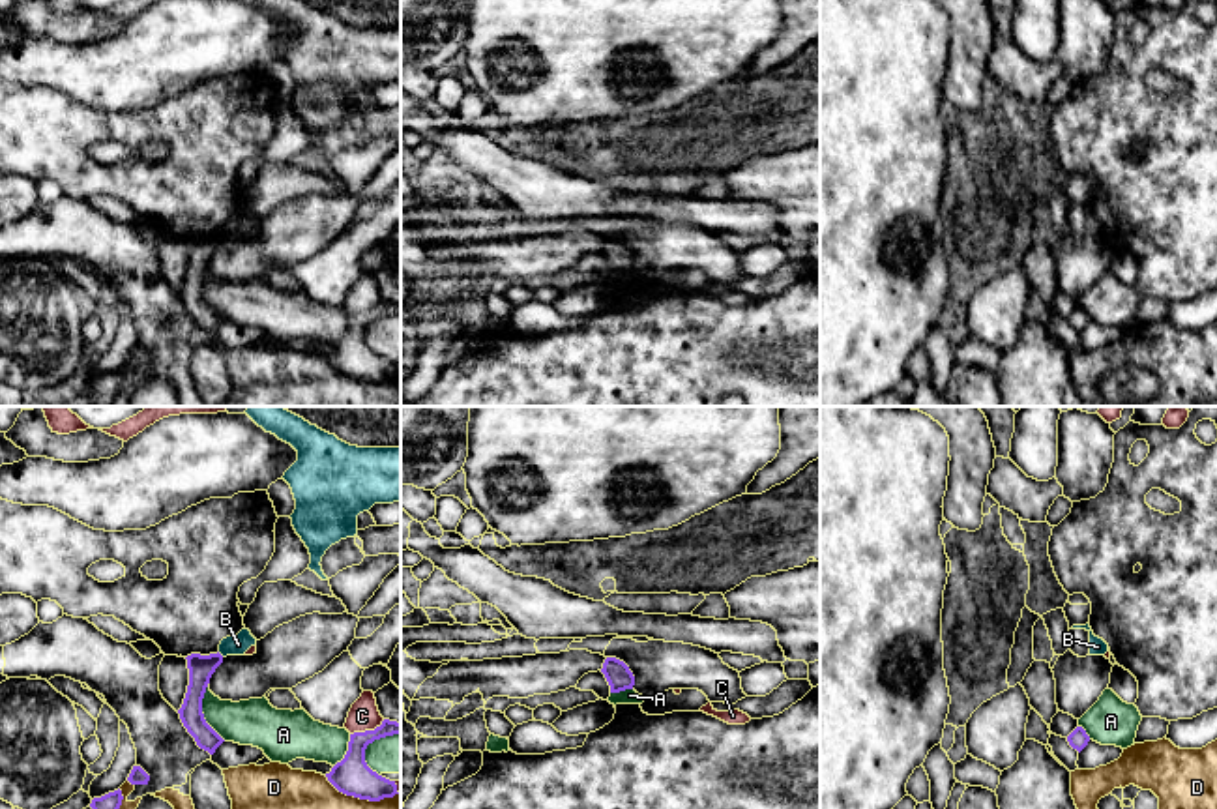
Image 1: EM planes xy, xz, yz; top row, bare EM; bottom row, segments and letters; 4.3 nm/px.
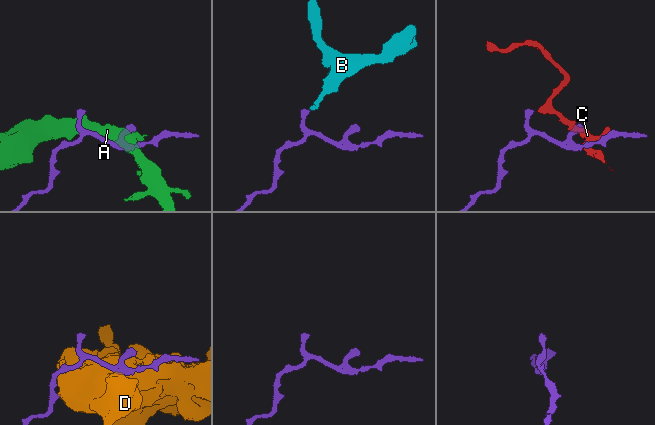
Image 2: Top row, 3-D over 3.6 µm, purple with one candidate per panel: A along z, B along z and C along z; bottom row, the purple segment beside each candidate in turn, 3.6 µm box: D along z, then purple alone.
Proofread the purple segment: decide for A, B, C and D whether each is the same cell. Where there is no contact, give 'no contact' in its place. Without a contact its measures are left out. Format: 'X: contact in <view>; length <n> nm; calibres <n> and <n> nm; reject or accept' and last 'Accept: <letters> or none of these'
A: contact in xy; length 260 nm; calibres 110 and 200 nm; reject
B: contact in xy; length 40 nm; calibres 110 and 90 nm; reject
C: contact in xy; length 170 nm; calibres 160 and 130 nm; reject
D: contact in xy; length 340 nm; calibres 160 and 380 nm; reject
Accept: none of these

